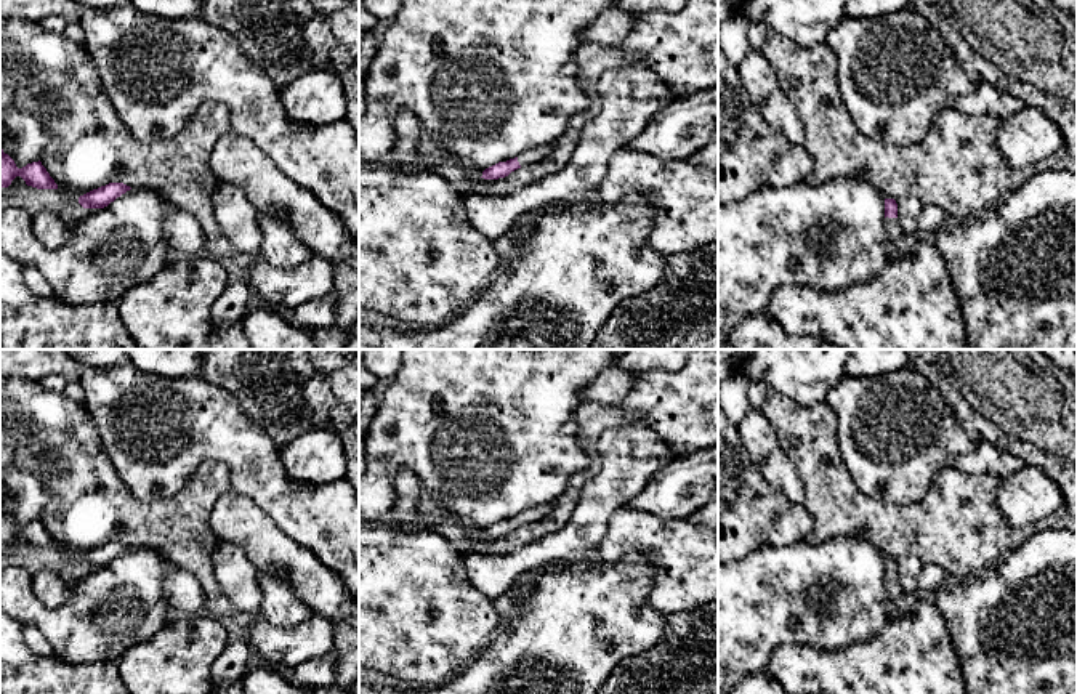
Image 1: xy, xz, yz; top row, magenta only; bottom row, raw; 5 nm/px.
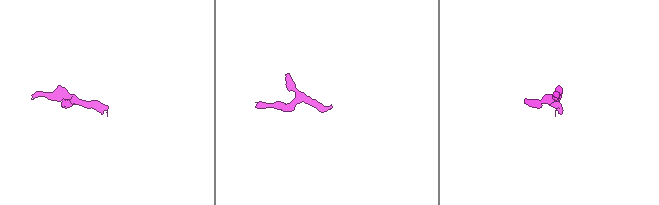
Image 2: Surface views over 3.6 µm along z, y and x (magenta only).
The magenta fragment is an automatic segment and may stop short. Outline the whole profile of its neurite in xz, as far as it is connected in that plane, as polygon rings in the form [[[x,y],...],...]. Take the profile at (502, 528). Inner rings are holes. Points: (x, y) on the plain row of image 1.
[[[547,503],[543,506],[537,506],[537,508],[527,508],[526,511],[519,513],[514,518],[510,518],[506,521],[498,521],[489,527],[486,527],[482,531],[484,539],[498,539],[498,537],[505,537],[508,535],[511,531],[521,527],[521,526],[527,526],[532,524],[542,518],[545,518],[550,510],[551,510],[553,503]]]

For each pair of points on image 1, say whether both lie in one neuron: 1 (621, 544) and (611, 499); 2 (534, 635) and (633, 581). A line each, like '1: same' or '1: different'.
1: different
2: same

